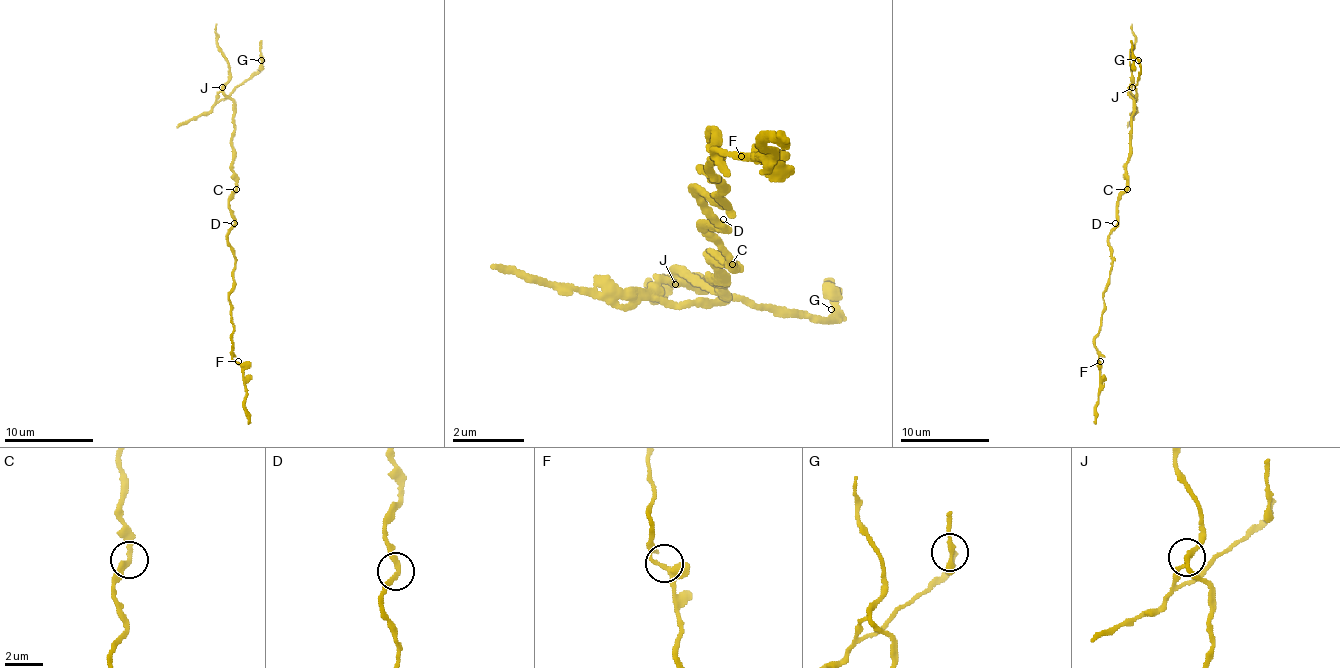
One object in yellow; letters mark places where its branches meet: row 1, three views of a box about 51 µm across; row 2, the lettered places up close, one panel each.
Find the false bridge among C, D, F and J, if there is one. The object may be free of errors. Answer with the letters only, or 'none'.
J

